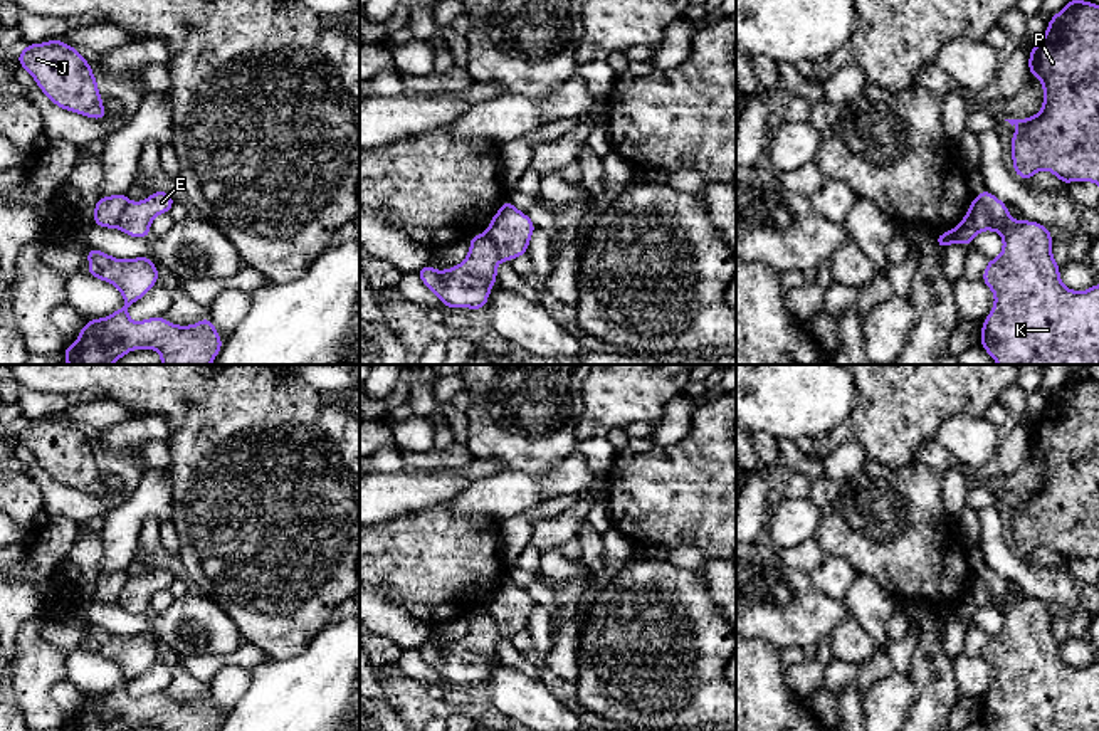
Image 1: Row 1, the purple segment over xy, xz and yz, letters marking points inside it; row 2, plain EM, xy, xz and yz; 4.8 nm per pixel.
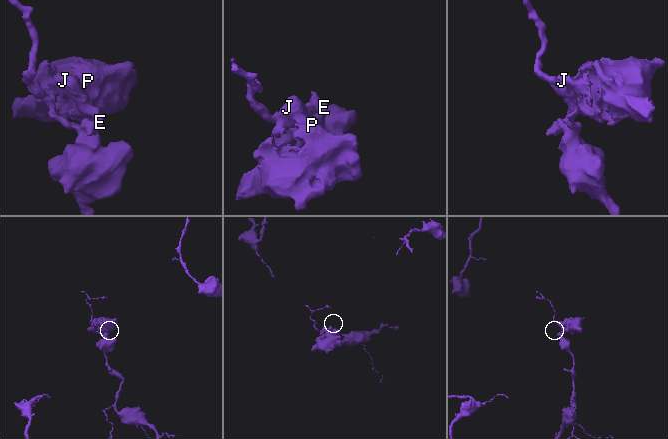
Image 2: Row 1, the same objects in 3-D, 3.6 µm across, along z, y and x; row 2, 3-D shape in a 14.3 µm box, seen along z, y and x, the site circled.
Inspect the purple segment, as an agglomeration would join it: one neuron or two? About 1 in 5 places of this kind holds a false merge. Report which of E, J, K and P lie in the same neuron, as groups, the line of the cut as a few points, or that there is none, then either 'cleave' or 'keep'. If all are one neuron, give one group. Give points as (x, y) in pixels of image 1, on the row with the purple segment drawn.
E J P / K; cut in yz along (975, 199), (999, 226), (1000, 232); cleave

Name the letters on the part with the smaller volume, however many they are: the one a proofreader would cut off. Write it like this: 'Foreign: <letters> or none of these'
Foreign: E, J, P

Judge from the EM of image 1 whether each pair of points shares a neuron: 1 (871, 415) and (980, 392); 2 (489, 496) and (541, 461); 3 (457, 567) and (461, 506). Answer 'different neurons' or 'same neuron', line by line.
1: same neuron
2: different neurons
3: different neurons

